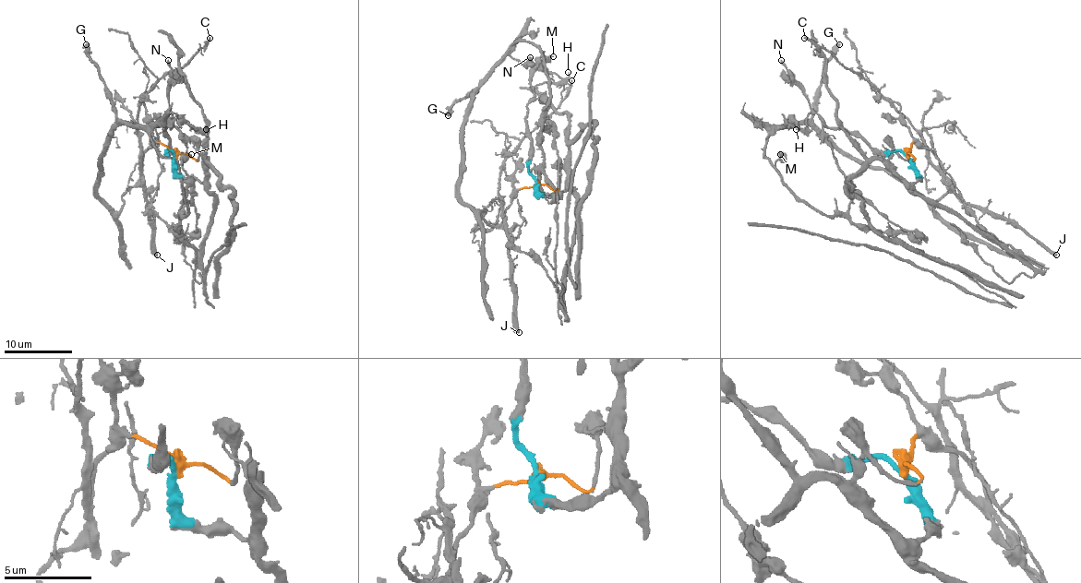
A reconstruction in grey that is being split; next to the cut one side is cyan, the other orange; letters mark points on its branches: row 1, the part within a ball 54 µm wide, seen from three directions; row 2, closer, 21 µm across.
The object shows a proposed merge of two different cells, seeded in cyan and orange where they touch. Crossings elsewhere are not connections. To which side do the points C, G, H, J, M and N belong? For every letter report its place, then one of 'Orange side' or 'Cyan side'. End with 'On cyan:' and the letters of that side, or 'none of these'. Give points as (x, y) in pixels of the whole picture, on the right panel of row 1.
C: Place: (804, 38). Orange side
G: Place: (839, 44). Orange side
H: Place: (796, 129). Cyan side
J: Place: (1056, 255). Orange side
M: Place: (780, 154). Orange side
N: Place: (781, 60). Cyan side
On cyan: H, N

